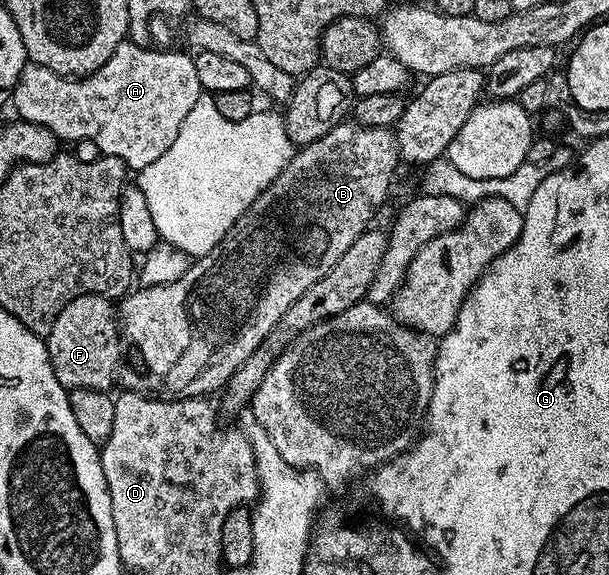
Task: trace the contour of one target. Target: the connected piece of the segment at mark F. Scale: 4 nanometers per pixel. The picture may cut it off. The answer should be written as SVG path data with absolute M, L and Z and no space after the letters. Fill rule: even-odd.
M98 294L72 296L61 314L57 314L45 343L53 374L57 374L57 382L61 382L63 388L102 392L114 389L124 345L121 343L121 324L117 319L117 308L111 304L114 303L108 297Z

